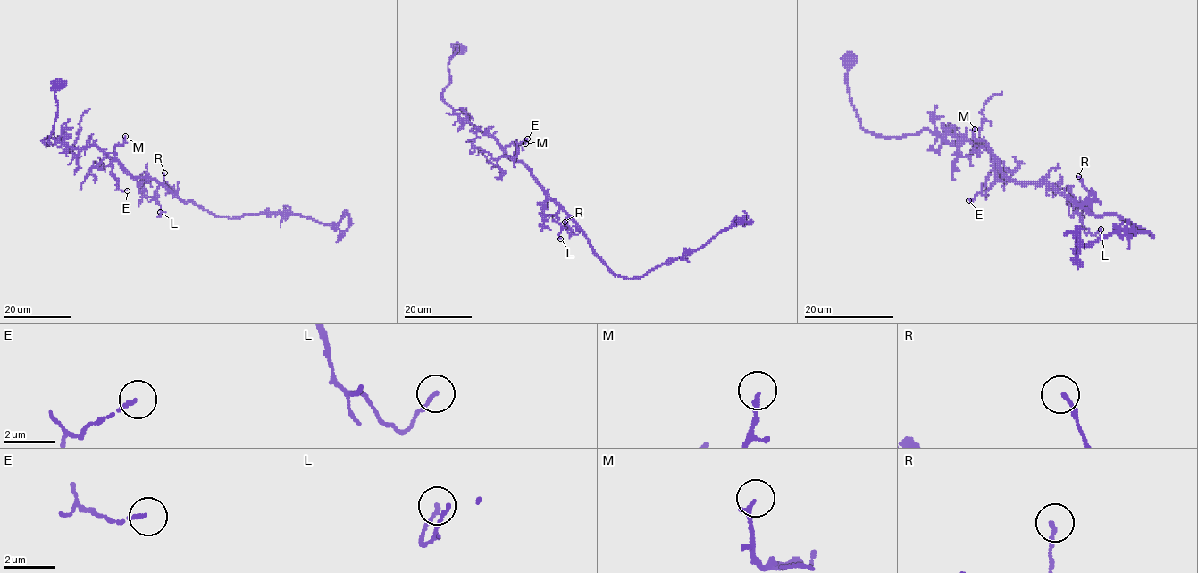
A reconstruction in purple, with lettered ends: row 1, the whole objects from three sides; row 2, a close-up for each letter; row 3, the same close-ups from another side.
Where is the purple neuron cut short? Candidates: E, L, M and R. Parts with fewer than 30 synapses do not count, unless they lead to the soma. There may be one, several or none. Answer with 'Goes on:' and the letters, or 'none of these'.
Goes on: none of these

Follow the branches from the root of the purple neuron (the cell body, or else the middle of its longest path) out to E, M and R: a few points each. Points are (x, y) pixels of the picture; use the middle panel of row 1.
E: (457, 47), (441, 98), (511, 159), (527, 139)
M: (457, 47), (448, 63), (450, 84), (441, 98), (461, 119), (490, 134), (510, 157), (525, 143)
R: (457, 47), (448, 63), (450, 84), (441, 98), (527, 168), (567, 214), (571, 234), (565, 222)

